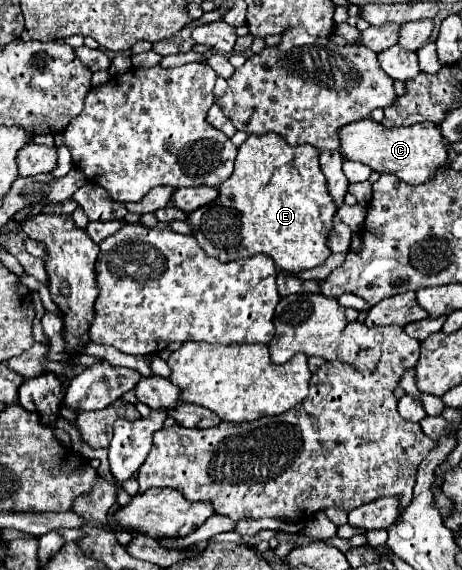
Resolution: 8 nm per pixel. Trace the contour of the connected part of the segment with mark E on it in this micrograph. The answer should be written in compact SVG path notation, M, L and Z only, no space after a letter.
M280 134L248 136L238 148L232 176L218 188L218 200L188 216L194 238L206 254L230 262L262 252L274 260L276 268L290 274L322 264L330 256L326 238L336 204L330 198L318 156L320 150L314 146L290 146Z

